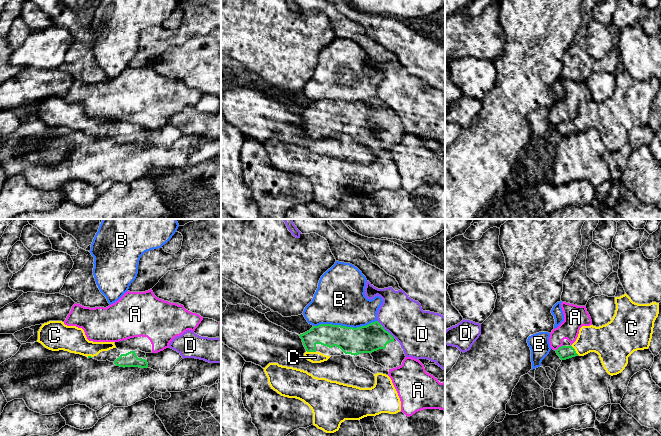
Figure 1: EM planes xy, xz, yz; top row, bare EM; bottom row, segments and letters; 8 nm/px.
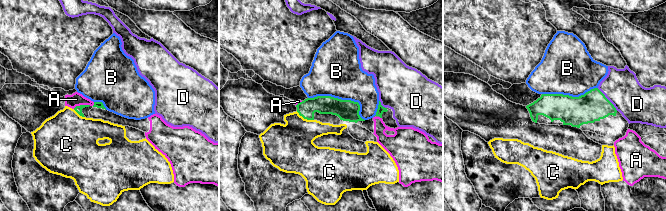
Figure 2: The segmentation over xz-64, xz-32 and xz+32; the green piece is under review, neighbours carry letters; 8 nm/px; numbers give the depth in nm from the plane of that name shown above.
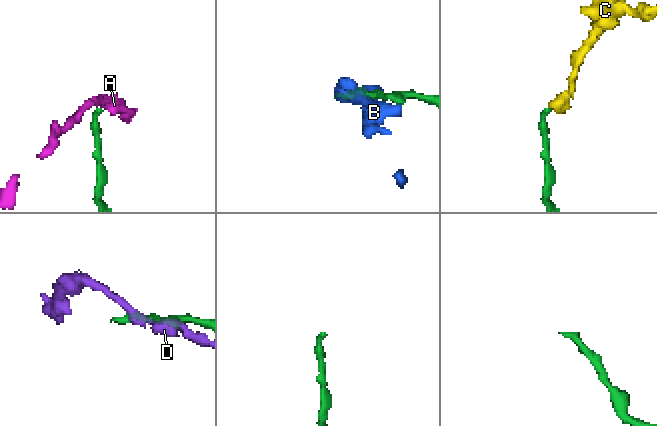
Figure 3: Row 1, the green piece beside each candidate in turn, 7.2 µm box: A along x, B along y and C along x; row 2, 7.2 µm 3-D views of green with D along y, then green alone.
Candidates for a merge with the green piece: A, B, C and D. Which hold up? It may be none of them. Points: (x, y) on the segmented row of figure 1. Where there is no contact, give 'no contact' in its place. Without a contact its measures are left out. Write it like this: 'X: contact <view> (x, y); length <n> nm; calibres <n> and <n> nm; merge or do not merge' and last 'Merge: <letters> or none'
A: contact yz (559, 347); length 80 nm; calibres 110 and 160 nm; do not merge
B: contact xz (345, 326); length 500 nm; calibres 220 and 400 nm; do not merge
C: contact xz (311, 351); length 80 nm; calibres 180 and 100 nm; merge
D: contact xz (385, 330); length 200 nm; calibres 220 and 340 nm; do not merge
Merge: C

